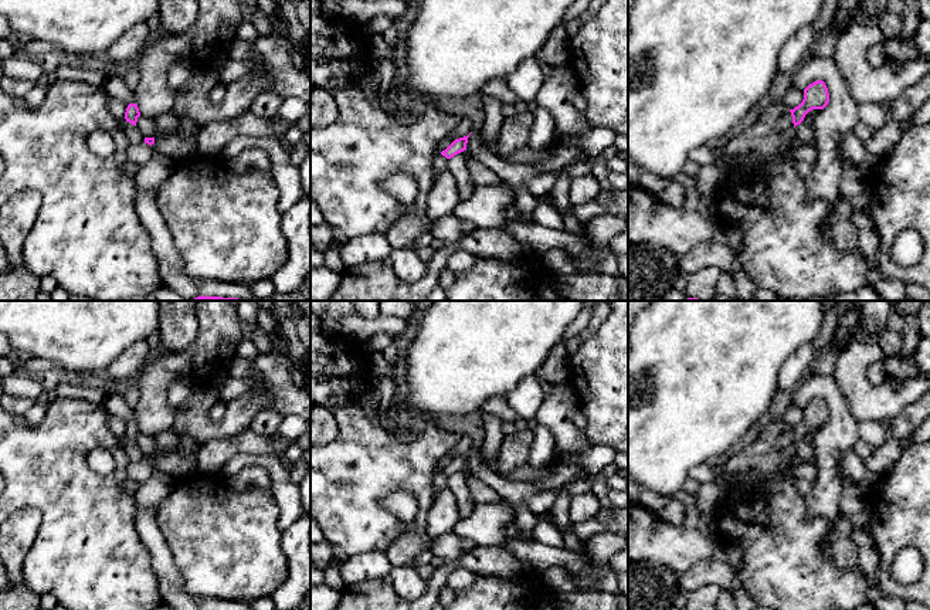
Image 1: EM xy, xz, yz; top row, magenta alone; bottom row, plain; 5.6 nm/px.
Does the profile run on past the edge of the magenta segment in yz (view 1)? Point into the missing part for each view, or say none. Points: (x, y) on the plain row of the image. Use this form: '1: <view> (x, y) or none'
1: none

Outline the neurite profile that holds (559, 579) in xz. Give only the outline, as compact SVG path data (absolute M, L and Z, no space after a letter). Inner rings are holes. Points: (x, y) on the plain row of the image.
M553 566L540 573L544 584L553 592L559 593L574 593L580 592L576 582L576 573L568 572L561 566Z

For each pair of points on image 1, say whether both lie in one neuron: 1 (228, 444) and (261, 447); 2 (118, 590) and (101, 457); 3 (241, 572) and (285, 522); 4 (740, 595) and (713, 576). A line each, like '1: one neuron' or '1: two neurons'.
1: one neuron
2: two neurons
3: two neurons
4: one neuron

